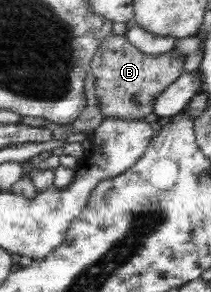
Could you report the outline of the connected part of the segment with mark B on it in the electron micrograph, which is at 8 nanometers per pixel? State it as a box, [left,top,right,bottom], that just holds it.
[90,33,184,120]

